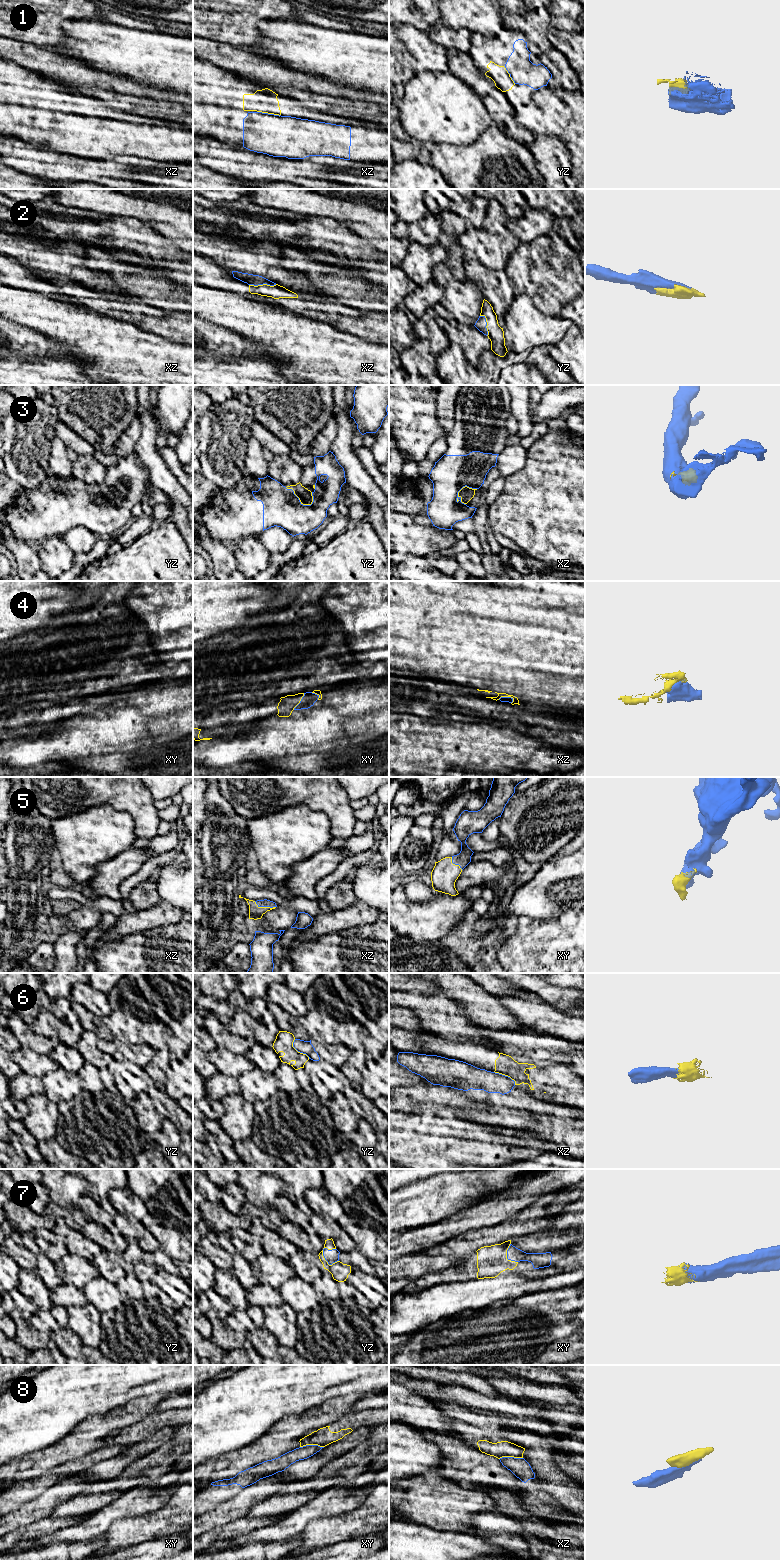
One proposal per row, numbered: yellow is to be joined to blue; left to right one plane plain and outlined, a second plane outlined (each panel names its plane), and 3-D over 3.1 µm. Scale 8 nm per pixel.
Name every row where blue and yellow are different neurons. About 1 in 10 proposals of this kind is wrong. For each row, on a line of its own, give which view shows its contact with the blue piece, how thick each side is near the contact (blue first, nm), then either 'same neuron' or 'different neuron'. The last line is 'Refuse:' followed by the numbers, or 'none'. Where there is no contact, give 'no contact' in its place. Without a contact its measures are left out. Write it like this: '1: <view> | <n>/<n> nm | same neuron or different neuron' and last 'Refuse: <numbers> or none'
1: xz | 340/190 nm | same neuron
2: xz | 90/110 nm | same neuron
3: yz | 300/110 nm | same neuron
4: xz | 50/50 nm | same neuron
5: xz | 60/110 nm | same neuron
6: yz | 110/150 nm | different neuron
7: yz | 110/140 nm | same neuron
8: xy | 110/150 nm | different neuron
Refuse: 6, 8

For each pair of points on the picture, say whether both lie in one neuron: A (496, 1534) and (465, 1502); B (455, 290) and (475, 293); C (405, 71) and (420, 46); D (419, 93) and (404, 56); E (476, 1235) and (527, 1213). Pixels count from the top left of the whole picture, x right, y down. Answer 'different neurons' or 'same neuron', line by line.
A: different neurons
B: same neuron
C: same neuron
D: different neurons
E: same neuron

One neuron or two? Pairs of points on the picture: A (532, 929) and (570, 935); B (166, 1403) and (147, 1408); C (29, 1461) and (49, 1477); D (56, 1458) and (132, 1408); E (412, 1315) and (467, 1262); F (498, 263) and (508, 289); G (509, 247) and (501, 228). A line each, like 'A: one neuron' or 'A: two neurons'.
A: one neuron
B: two neurons
C: two neurons
D: one neuron
E: two neurons
F: two neurons
G: one neuron

